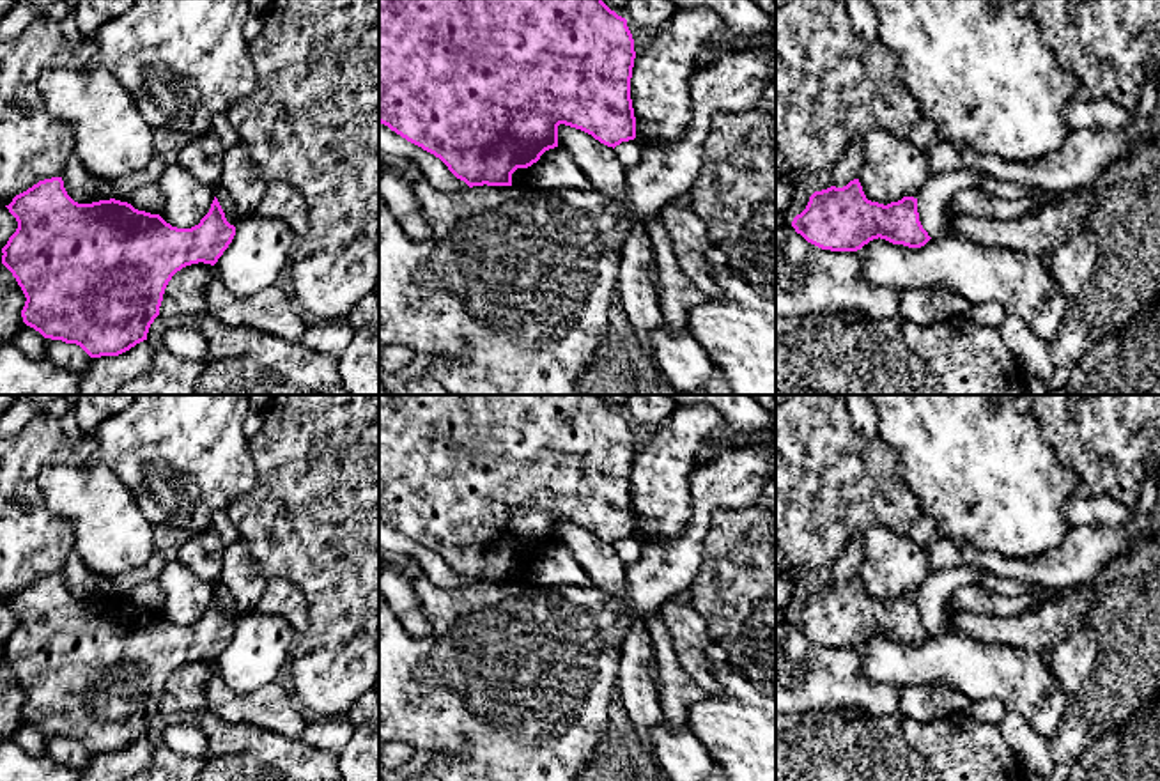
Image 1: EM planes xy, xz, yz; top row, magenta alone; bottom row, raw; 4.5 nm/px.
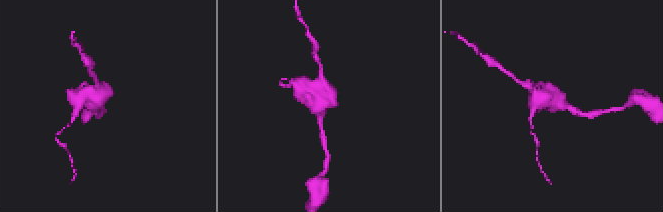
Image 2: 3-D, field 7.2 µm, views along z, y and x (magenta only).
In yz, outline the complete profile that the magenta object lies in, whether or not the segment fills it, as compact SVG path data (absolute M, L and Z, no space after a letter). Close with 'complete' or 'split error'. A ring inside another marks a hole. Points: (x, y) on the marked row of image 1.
M859 179L815 191L792 227L808 243L831 251L857 251L878 237L909 248L932 239L919 221L917 198L903 197L887 205L871 202Z; complete

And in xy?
M62 177L39 181L5 207L16 218L18 228L2 248L2 264L27 298L21 310L23 322L44 338L80 345L90 358L119 356L147 340L172 276L191 264L214 266L236 236L236 227L227 221L216 197L198 225L177 228L159 214L138 211L115 198L78 204L67 195Z; complete

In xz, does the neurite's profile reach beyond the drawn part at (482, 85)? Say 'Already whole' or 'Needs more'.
Already whole

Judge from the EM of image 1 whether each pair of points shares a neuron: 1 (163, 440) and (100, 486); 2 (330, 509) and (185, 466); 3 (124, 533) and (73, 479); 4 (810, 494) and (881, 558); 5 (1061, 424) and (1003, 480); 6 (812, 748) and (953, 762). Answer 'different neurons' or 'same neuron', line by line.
1: different neurons
2: different neurons
3: same neuron
4: different neurons
5: different neurons
6: same neuron

